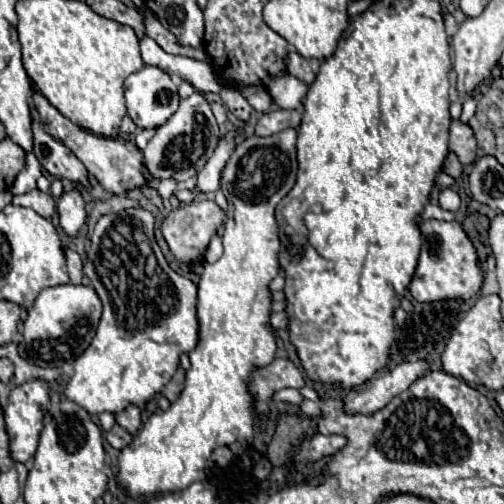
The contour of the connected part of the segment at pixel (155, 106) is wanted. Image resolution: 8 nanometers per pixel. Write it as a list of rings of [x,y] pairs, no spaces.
[[[145,65],[143,69],[131,73],[125,83],[125,101],[127,101],[127,113],[133,119],[133,123],[141,129],[151,129],[151,127],[159,127],[163,125],[175,111],[179,105],[179,93],[177,93],[177,85],[171,81],[169,73],[155,67],[155,65]]]

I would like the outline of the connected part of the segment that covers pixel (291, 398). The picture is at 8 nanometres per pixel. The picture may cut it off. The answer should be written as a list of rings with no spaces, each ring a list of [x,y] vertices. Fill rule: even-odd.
[[[283,389],[283,391],[275,393],[273,401],[285,401],[285,403],[291,403],[291,405],[299,405],[299,401],[303,401],[303,397],[299,395],[297,389]]]

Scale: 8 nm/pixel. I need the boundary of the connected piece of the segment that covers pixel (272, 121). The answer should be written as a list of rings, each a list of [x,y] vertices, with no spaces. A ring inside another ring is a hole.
[[[273,111],[273,113],[263,113],[257,121],[255,133],[261,137],[275,135],[287,127],[299,127],[301,123],[301,113],[299,111]]]

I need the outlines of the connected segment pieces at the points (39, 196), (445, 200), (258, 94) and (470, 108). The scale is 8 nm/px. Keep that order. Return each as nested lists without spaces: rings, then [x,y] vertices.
[[[39,189],[27,191],[27,193],[23,193],[23,195],[15,195],[15,197],[13,197],[13,203],[37,211],[41,217],[53,217],[53,215],[57,213],[55,201],[53,201],[51,193],[43,193],[43,191],[39,191]]]
[[[443,189],[439,193],[439,205],[443,209],[447,209],[447,211],[457,211],[459,205],[461,205],[461,199],[459,199],[459,195],[453,189]]]
[[[246,86],[238,88],[238,92],[248,101],[257,112],[266,112],[271,106],[271,96],[261,86]]]
[[[470,97],[464,102],[462,107],[462,113],[459,118],[463,123],[468,123],[471,117],[475,114],[477,107],[477,99],[475,97]]]

